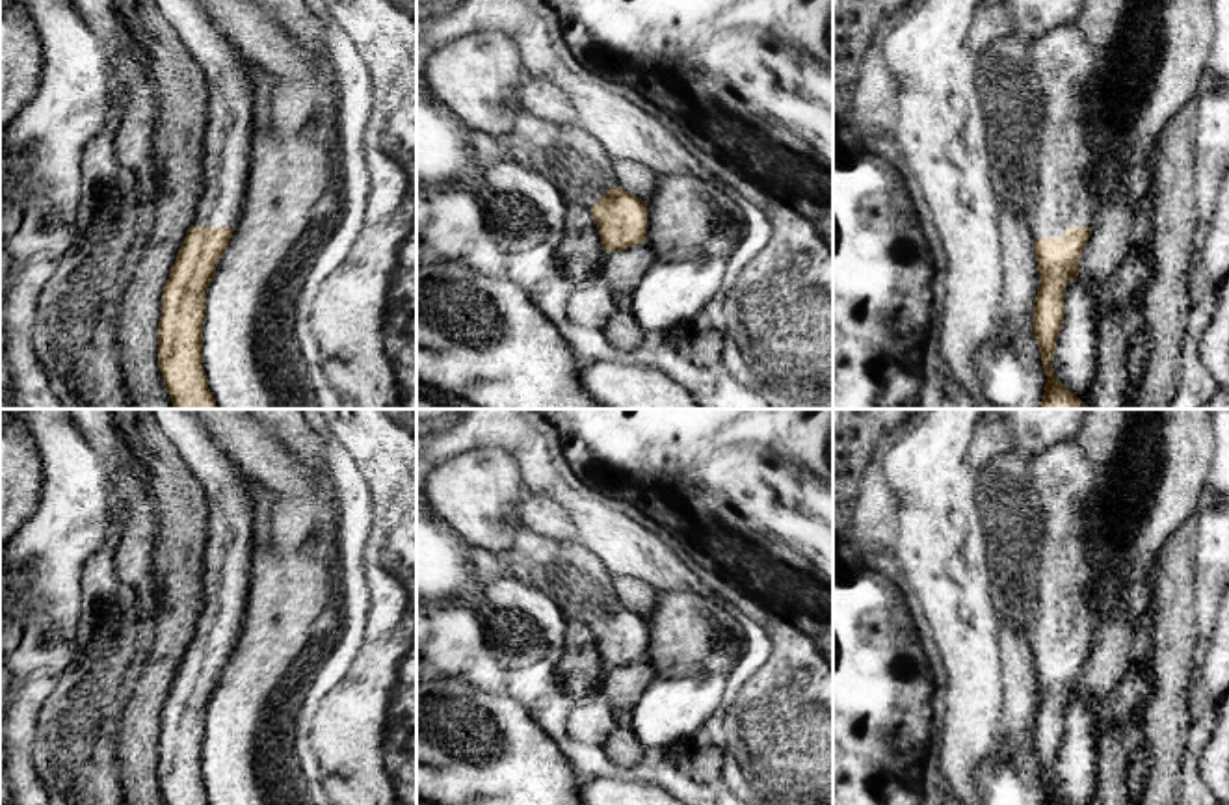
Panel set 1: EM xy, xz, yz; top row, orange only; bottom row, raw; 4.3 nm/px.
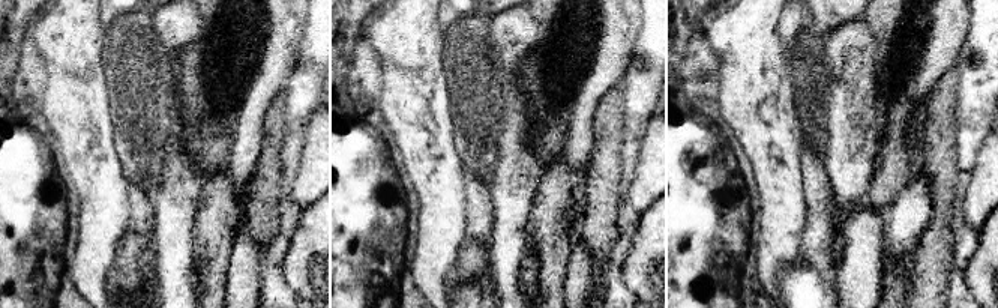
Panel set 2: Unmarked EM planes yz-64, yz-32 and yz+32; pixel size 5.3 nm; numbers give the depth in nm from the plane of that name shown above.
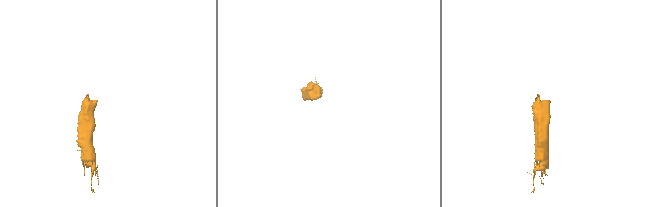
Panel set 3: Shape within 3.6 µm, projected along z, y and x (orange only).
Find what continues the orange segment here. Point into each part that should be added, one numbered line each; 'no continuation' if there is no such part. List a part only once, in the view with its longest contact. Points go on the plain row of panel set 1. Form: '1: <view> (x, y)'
1: yz (1062, 475)

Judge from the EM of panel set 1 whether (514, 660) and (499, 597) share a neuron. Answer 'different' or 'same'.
same

